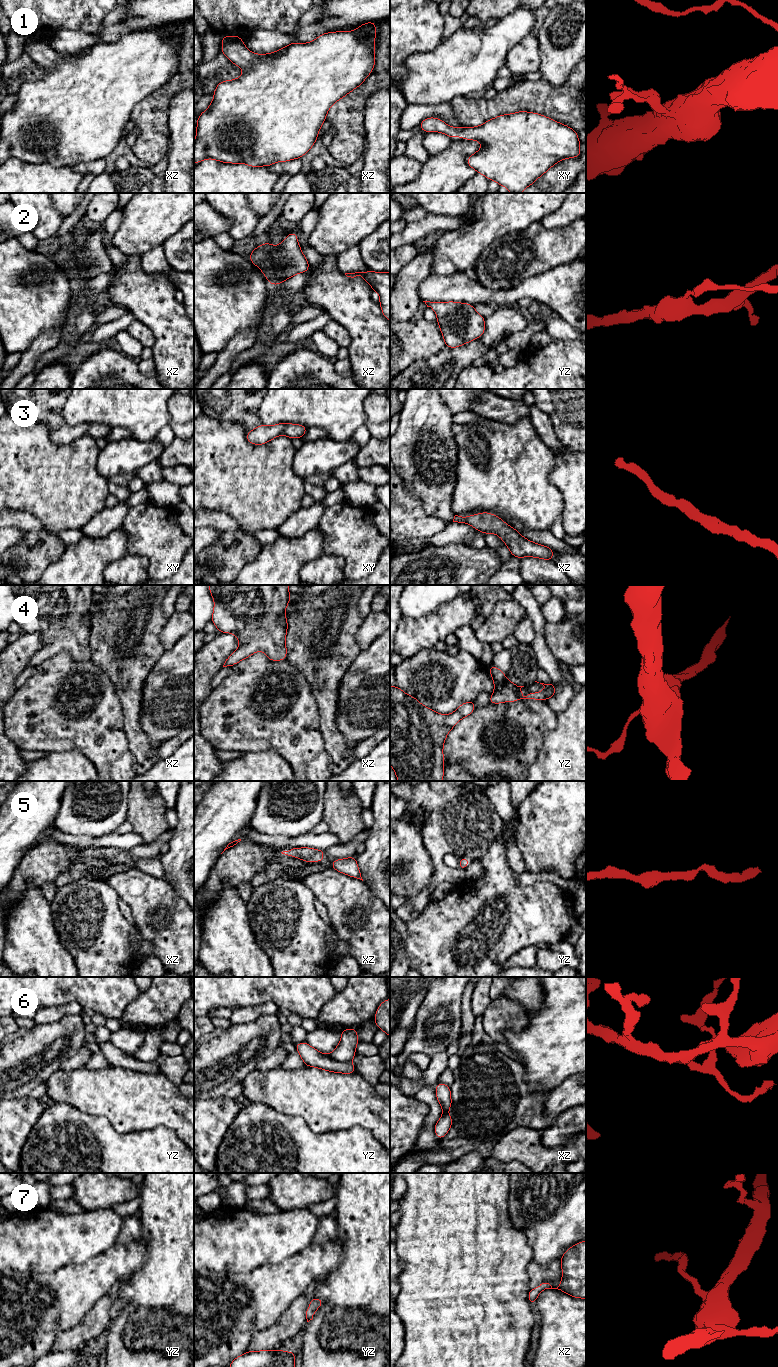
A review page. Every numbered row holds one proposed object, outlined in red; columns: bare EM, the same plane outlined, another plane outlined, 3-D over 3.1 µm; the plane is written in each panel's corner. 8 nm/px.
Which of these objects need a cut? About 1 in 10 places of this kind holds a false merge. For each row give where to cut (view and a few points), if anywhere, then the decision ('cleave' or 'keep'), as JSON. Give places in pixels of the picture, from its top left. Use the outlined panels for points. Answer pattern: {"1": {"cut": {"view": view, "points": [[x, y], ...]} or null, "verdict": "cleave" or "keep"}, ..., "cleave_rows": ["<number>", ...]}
{"1": {"cut": null, "verdict": "keep"}, "2": {"cut": null, "verdict": "keep"}, "3": {"cut": null, "verdict": "keep"}, "4": {"cut": null, "verdict": "keep"}, "5": {"cut": null, "verdict": "keep"}, "6": {"cut": {"view": "yz", "points": [[328, 1055], [337, 1060], [350, 1062]]}, "verdict": "cleave"}, "7": {"cut": null, "verdict": "keep"}, "cleave_rows": ["6"]}

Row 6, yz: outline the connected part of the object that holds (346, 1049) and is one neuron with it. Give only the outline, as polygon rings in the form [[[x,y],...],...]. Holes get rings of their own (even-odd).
[[[356,1028],[343,1029],[341,1030],[340,1043],[329,1056],[337,1061],[351,1062],[356,1054],[358,1042]]]

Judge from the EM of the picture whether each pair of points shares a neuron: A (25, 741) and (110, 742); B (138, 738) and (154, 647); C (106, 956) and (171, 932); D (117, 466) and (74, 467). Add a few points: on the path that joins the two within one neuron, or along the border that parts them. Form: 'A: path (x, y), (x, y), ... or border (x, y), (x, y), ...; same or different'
A: path (46, 731), (89, 731); same
B: path (131, 715), (131, 675), (137, 669); same
C: border (135, 924), (141, 935), (155, 948); different
D: border (100, 451), (98, 455), (98, 472), (107, 478); different

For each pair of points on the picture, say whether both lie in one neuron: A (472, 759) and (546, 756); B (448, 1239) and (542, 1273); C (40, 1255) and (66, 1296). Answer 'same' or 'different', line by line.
A: different
B: different
C: different

